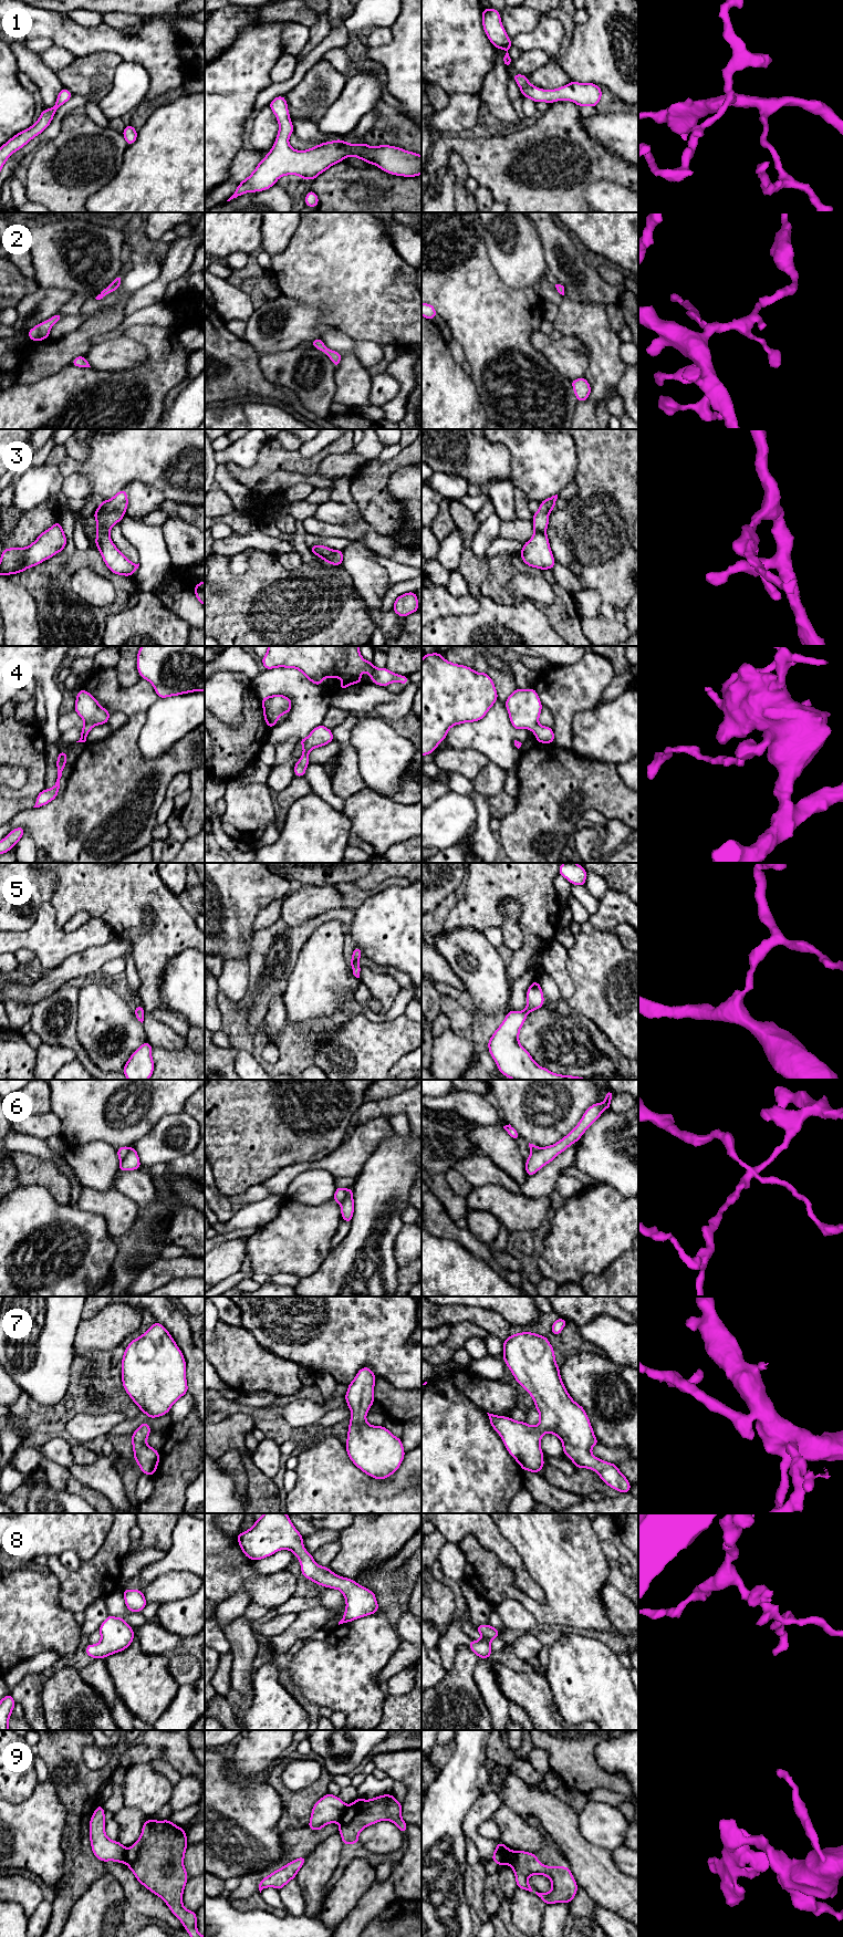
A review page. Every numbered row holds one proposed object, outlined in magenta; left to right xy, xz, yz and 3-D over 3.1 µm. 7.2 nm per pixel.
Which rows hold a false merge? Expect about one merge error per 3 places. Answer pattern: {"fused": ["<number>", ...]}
{"fused": ["6", "9"]}

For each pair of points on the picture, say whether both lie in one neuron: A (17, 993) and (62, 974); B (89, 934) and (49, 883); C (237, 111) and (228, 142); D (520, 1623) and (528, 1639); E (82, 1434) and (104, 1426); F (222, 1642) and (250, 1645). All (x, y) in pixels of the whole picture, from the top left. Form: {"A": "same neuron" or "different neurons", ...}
{"A": "same neuron", "B": "different neurons", "C": "same neuron", "D": "different neurons", "E": "same neuron", "F": "different neurons"}

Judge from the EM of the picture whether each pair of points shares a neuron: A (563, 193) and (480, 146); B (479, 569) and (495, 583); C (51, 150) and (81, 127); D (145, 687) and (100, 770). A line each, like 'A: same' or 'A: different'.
A: same
B: different
C: same
D: different

